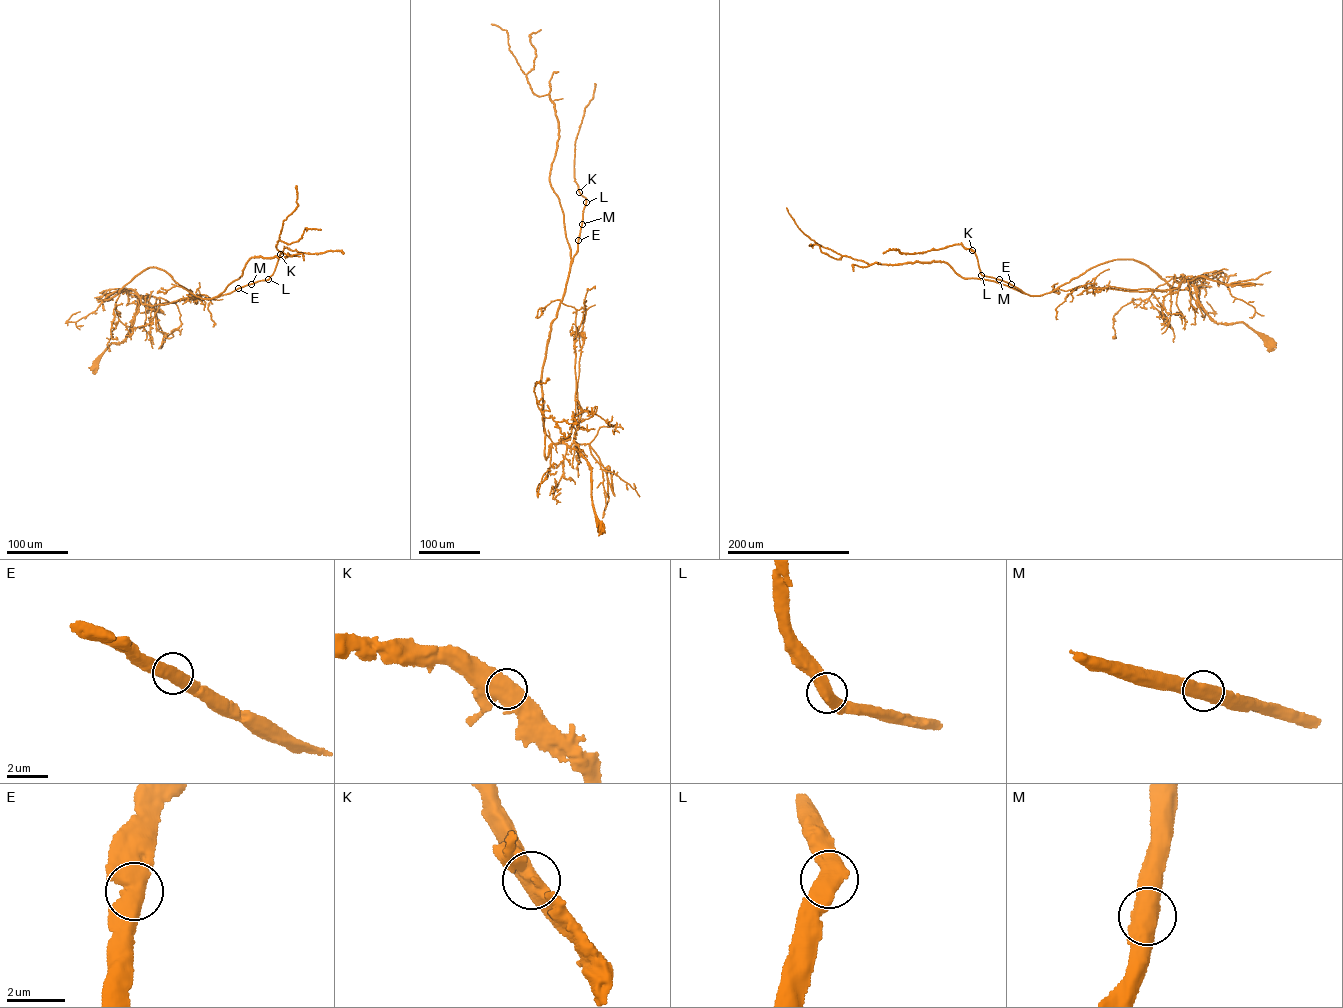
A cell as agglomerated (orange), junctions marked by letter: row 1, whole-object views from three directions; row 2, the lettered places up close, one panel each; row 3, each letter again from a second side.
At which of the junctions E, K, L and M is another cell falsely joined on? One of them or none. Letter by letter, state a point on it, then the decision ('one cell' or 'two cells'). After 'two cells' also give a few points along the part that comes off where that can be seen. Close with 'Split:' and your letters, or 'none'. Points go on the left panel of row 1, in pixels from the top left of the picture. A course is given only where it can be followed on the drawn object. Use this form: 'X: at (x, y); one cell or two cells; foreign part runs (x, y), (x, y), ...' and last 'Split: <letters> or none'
E: at (238, 288); one cell
K: at (280, 254); one cell
L: at (268, 279); one cell
M: at (251, 284); one cell
Split: none

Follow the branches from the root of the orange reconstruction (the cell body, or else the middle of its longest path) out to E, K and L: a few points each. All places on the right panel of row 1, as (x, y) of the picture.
E: (1271, 346), (1242, 322), (1214, 322), (1184, 276), (1162, 291), (1079, 286), (1033, 295), (1010, 284)
K: (1271, 346), (1242, 322), (1214, 322), (1184, 277), (1162, 291), (1079, 286), (1030, 295), (982, 275), (972, 250)
L: (1271, 346), (1242, 322), (1214, 322), (1184, 276), (1162, 291), (1079, 286), (1033, 295), (981, 275)

